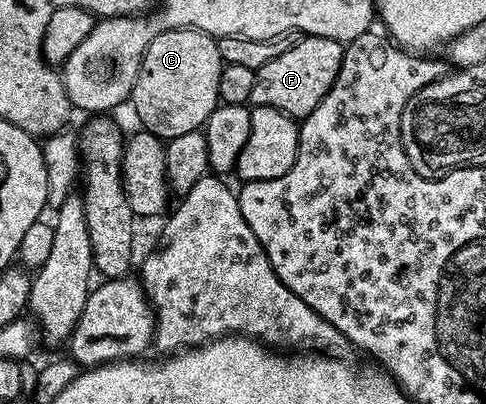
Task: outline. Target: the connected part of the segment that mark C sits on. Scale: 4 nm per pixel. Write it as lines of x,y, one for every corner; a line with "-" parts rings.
170,29
157,35
157,39
149,43
141,59
141,71
137,71
137,83
133,83
129,98
129,105
135,108
135,113
143,124
140,126
160,139
189,135
189,131
194,129
202,130
215,106
220,104
219,80
223,66
219,42
208,33
202,33
199,29

